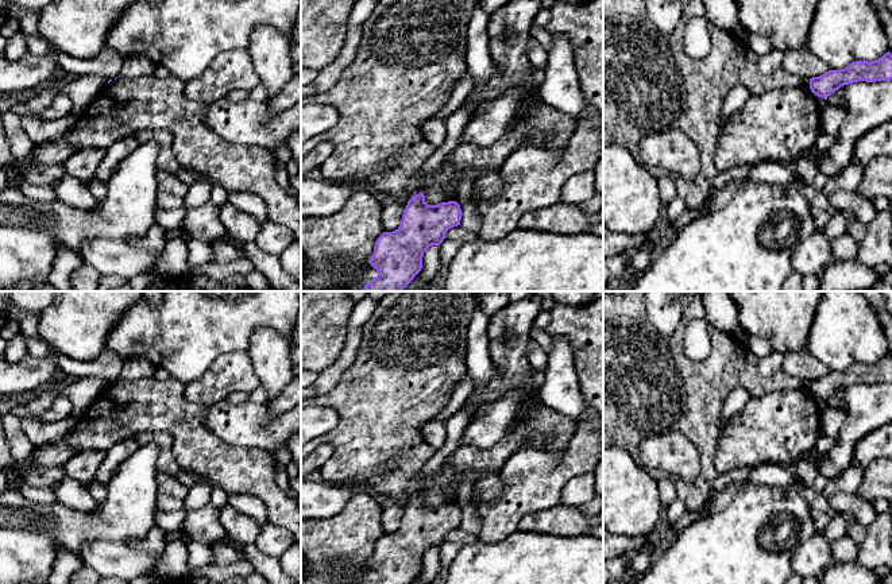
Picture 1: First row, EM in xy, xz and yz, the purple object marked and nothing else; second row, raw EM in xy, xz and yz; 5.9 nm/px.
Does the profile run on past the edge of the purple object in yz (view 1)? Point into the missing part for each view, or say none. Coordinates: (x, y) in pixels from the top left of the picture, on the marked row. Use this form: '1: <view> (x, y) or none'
1: none

